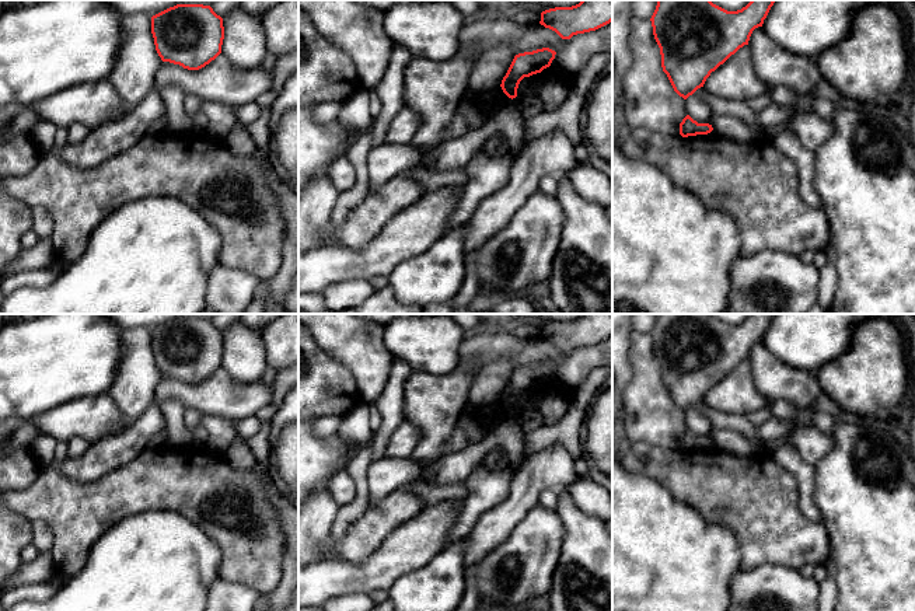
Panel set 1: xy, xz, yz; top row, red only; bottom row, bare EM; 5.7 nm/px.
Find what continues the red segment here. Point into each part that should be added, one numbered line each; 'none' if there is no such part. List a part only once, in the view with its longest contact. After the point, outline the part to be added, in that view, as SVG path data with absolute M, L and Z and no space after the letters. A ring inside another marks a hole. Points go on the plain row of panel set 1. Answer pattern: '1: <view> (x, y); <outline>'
none

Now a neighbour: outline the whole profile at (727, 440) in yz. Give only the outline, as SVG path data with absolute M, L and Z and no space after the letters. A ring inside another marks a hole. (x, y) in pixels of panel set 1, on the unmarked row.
M712 429L710 439L713 446L736 455L751 455L762 453L762 448L741 433L730 429Z

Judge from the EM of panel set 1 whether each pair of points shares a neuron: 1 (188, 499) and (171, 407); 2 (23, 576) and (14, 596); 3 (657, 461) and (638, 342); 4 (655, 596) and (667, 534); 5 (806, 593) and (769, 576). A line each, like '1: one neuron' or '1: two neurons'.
1: two neurons
2: two neurons
3: two neurons
4: one neuron
5: one neuron

